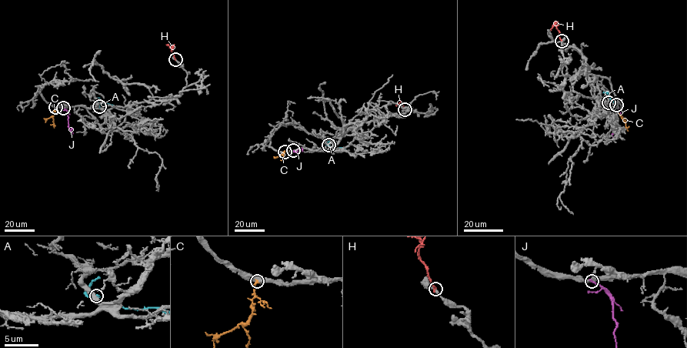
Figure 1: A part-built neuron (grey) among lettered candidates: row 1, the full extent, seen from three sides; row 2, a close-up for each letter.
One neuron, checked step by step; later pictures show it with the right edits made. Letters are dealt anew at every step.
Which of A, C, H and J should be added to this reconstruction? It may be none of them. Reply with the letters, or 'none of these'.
C

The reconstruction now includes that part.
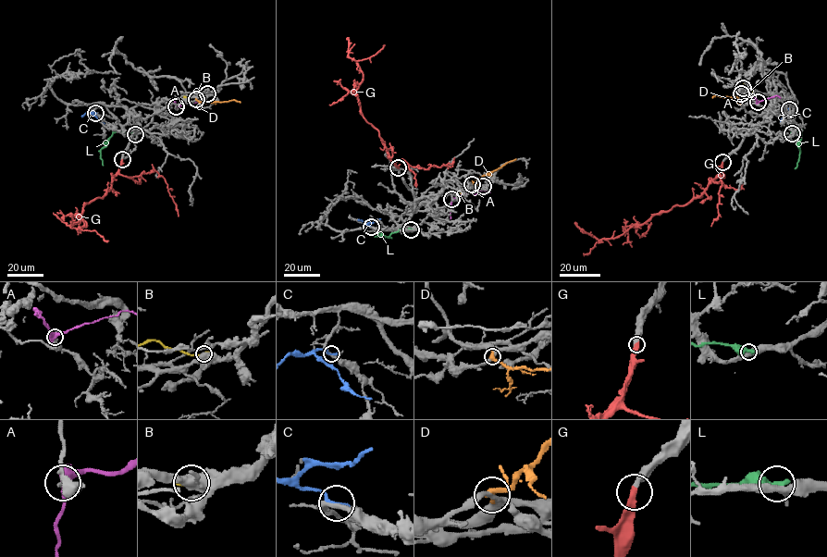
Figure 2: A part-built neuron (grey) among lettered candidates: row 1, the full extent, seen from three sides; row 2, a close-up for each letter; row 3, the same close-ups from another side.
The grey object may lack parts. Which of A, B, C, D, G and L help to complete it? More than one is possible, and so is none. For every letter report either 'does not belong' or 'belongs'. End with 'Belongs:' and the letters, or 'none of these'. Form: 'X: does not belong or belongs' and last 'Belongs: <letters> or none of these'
A: does not belong
B: does not belong
C: does not belong
D: does not belong
G: belongs
L: does not belong
Belongs: G

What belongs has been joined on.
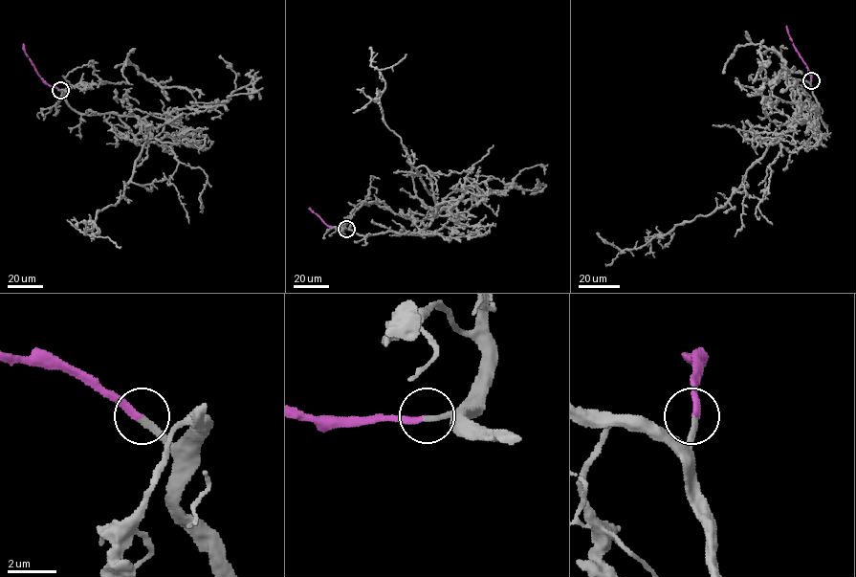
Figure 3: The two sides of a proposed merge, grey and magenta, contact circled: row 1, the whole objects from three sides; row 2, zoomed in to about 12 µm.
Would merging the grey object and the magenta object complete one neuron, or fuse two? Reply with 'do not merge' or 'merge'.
merge

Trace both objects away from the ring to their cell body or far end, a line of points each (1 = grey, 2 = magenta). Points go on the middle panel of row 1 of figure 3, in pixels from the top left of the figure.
1: (346, 229), (365, 235), (419, 232), (433, 217), (434, 198), (379, 102), (385, 85), (379, 70), (406, 55)
2: (346, 229), (328, 226), (309, 208)

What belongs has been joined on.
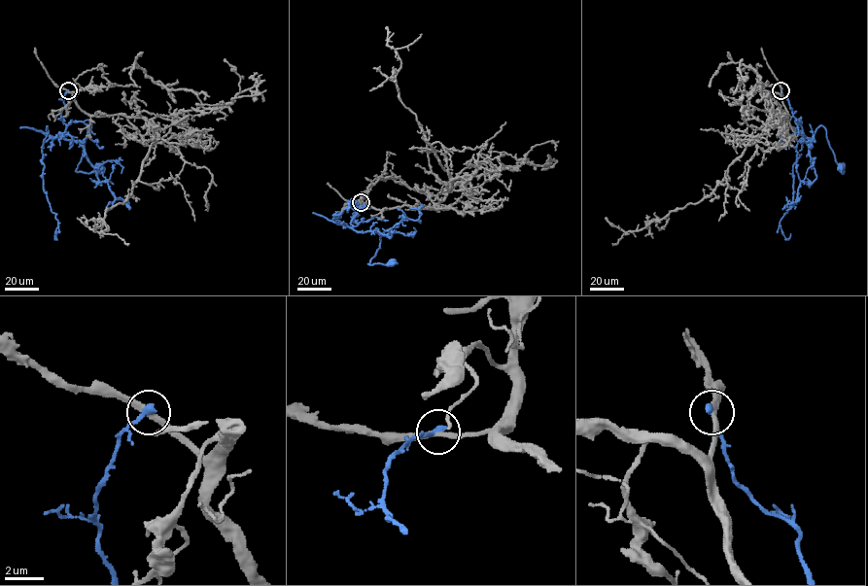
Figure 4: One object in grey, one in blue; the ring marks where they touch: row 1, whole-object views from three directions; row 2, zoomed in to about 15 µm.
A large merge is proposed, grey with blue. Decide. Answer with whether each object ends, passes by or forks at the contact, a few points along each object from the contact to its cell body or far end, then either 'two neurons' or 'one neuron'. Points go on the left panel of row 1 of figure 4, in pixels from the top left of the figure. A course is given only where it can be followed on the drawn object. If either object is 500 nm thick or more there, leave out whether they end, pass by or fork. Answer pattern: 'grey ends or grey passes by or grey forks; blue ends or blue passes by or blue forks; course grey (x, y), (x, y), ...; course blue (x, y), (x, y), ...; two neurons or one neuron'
grey passes by; blue ends; course grey (68, 90), (89, 114), (141, 117), (156, 128), (131, 194), (102, 220), (109, 228), (102, 232), (129, 243); course blue (68, 90), (60, 110), (65, 133), (59, 137), (82, 141), (87, 125), (76, 170), (90, 173), (99, 168); two neurons

